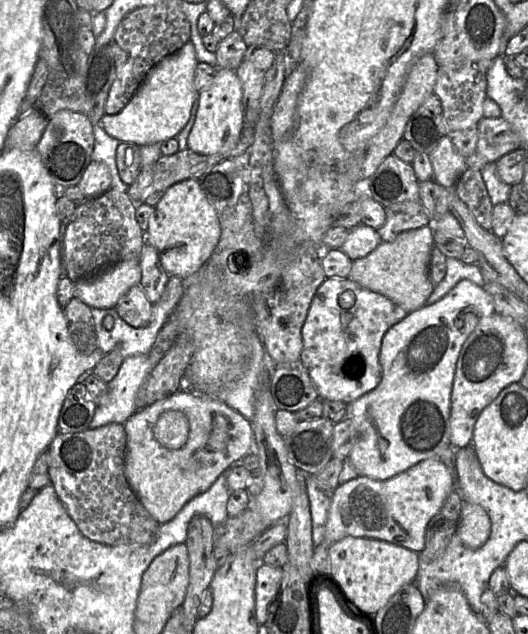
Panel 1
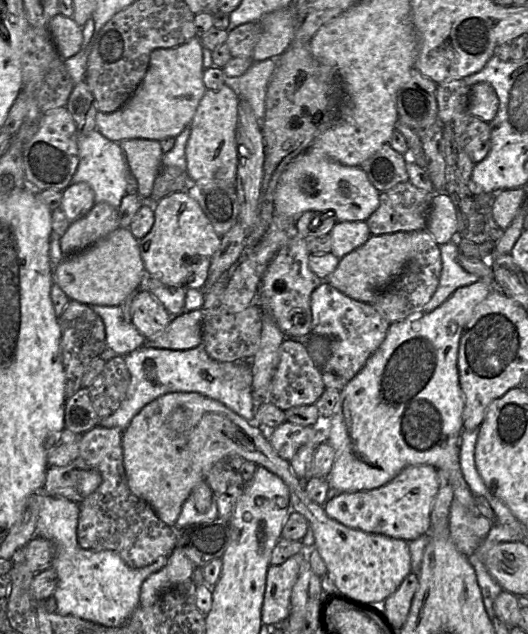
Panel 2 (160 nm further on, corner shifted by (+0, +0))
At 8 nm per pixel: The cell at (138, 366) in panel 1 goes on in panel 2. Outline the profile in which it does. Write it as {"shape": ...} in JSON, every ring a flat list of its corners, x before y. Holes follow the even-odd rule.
{"shape":[[203,345,187,350,141,347,124,356,130,373,125,399,110,416,96,426,124,431,133,417,148,403,170,392,196,392,217,400,250,423,254,422,255,405,251,393,251,370,247,360,221,362,211,358]]}

